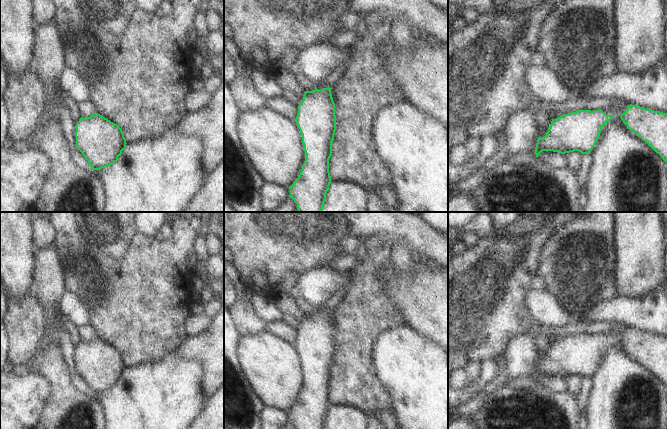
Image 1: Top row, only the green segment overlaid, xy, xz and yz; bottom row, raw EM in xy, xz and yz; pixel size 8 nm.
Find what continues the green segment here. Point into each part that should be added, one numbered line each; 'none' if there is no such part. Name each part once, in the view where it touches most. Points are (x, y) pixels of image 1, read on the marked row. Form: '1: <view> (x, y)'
none

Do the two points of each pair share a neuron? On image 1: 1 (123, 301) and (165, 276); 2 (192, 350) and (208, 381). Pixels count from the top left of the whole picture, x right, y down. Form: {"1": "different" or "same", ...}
{"1": "same", "2": "same"}

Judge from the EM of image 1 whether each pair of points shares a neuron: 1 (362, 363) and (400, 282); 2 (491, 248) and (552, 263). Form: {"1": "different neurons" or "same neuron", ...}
{"1": "different neurons", "2": "different neurons"}

